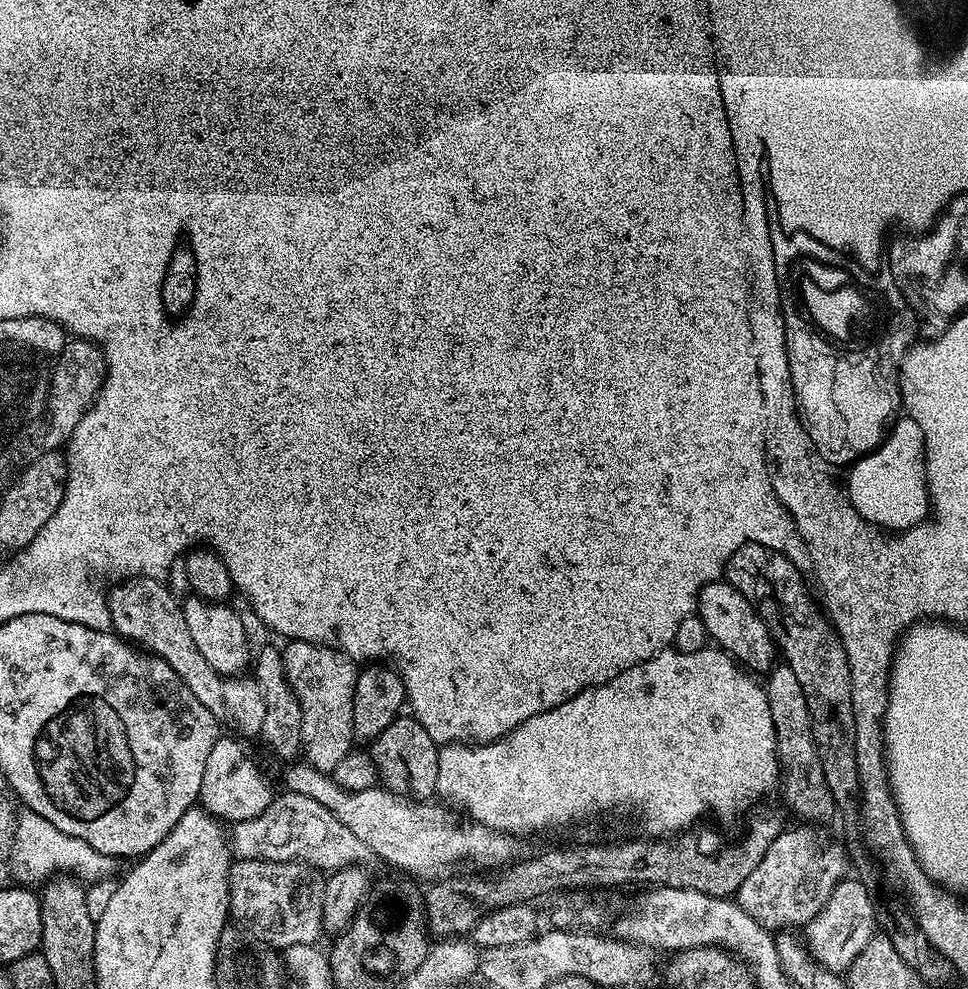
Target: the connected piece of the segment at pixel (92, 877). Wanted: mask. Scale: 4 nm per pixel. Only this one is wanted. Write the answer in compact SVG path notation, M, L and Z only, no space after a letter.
M29 810L19 813L16 821L16 843L13 845L10 872L21 885L40 886L57 874L67 874L81 882L107 880L113 875L117 861L102 854L90 842L74 838Z

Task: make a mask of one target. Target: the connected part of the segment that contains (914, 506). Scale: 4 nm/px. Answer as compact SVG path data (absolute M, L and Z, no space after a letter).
M903 416L898 425L898 434L893 434L890 439L892 450L867 454L849 467L846 495L866 521L893 532L923 522L929 515L930 501L922 428L913 419Z

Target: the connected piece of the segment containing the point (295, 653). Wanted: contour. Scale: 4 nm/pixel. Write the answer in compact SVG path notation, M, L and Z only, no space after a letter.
M291 640L283 649L286 677L301 704L301 743L306 758L319 772L335 773L342 758L353 749L353 716L357 665L331 645Z

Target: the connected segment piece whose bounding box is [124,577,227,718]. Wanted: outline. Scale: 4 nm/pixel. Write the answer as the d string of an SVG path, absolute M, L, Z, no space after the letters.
M129 577L132 588L132 628L128 628L125 639L146 647L162 657L178 675L183 678L191 693L216 717L223 717L227 711L224 702L224 680L206 658L199 653L198 646L187 627L183 603L162 584L157 577Z

